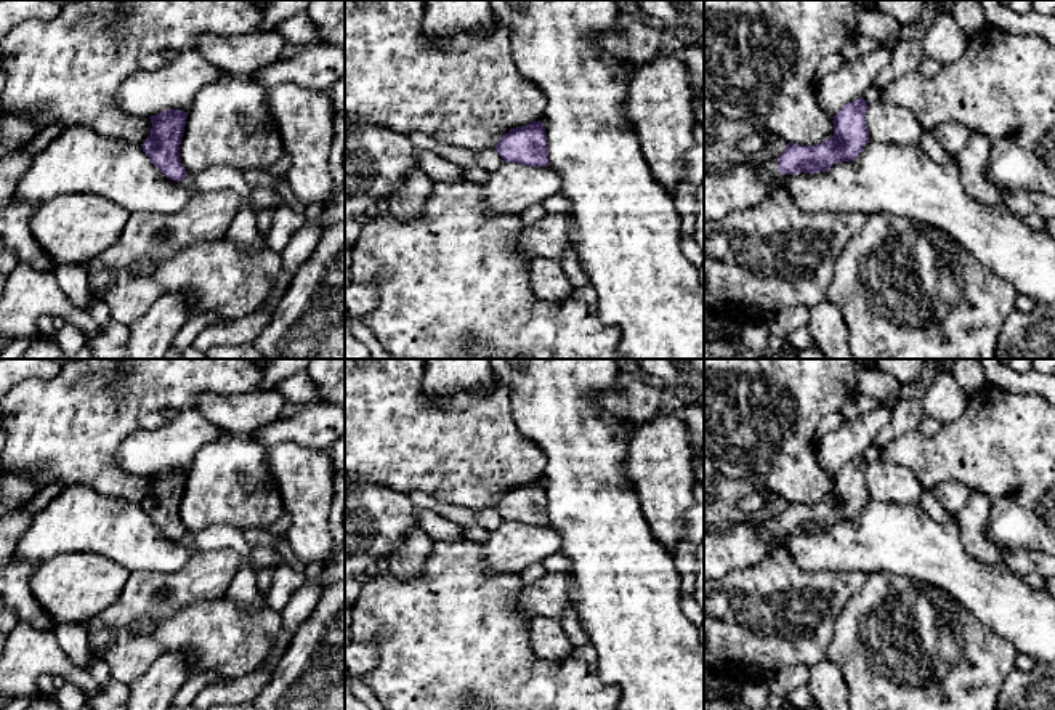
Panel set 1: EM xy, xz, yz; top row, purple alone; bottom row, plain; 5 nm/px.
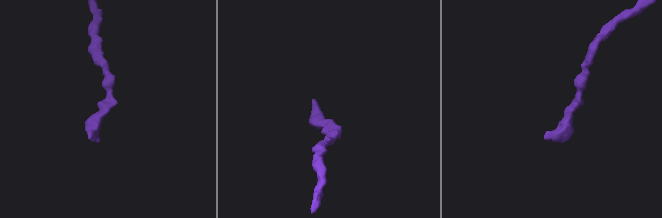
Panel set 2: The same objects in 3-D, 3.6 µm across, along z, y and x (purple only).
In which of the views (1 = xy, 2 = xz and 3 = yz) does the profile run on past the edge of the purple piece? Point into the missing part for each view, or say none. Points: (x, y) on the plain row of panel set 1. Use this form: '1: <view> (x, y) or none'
1: none
2: none
3: yz (768, 532)

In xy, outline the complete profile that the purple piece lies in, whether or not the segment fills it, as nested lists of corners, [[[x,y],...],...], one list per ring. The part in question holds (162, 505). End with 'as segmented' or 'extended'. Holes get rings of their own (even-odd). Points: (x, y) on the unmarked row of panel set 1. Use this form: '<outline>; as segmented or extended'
[[[168,468],[151,474],[151,494],[141,503],[156,527],[173,540],[183,540],[188,534],[180,518],[180,503],[184,492],[188,471]]]; as segmented

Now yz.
[[[864,457],[845,463],[834,478],[834,495],[816,505],[789,502],[776,521],[754,527],[757,539],[770,548],[784,534],[827,530],[837,521],[851,521],[869,500]]]; extended

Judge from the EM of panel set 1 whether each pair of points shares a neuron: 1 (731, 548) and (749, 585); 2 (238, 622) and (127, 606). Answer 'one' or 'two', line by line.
1: two
2: two

